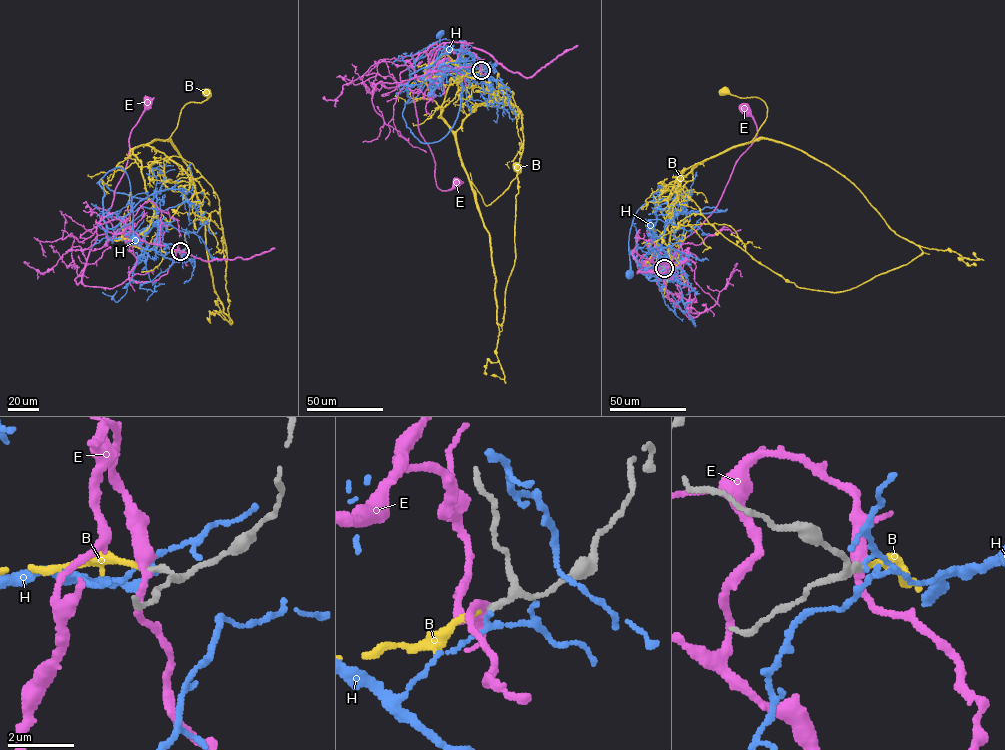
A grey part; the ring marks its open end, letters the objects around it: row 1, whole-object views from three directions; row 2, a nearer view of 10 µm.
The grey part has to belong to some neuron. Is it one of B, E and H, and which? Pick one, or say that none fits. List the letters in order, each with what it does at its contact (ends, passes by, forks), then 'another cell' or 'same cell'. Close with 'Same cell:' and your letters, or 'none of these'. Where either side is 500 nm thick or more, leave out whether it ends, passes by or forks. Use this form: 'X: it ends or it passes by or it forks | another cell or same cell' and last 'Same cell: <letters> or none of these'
B: it ends | same cell
E: it passes by | another cell
H: it passes by | another cell
Same cell: B

